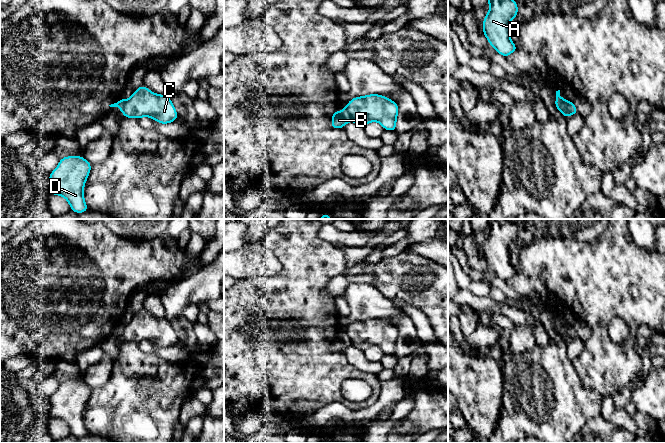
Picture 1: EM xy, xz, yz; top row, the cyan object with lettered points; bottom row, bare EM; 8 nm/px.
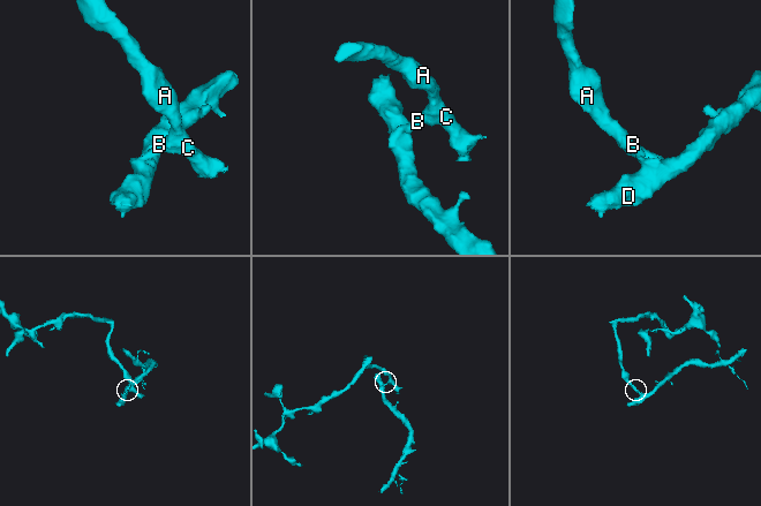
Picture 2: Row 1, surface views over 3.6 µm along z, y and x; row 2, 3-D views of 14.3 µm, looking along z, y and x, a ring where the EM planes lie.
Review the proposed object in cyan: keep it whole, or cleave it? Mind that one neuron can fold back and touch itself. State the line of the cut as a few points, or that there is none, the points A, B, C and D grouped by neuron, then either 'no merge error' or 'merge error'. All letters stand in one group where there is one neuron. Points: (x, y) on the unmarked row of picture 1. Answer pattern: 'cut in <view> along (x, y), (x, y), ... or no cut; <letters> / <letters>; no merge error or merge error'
cut in yz along (563, 323), (565, 332), (571, 338); A C / B D; merge error

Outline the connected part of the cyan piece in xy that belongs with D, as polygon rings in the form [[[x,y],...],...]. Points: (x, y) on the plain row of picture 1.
[[[66,380],[49,398],[49,416],[64,421],[71,435],[84,437],[89,434],[84,423],[84,409],[92,388],[83,380]]]

